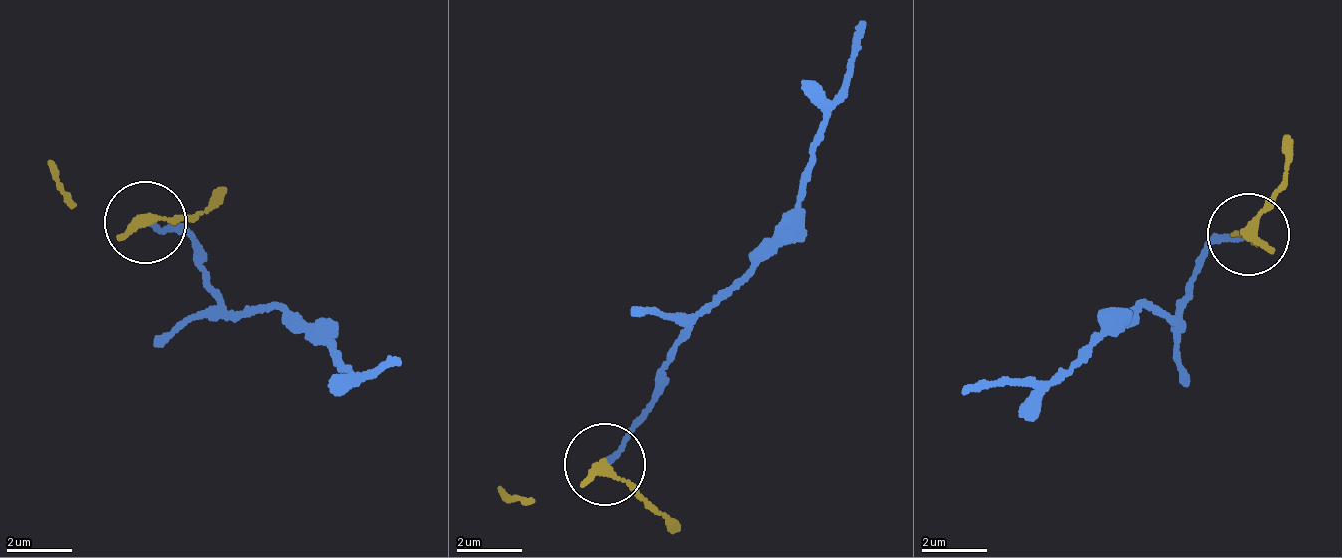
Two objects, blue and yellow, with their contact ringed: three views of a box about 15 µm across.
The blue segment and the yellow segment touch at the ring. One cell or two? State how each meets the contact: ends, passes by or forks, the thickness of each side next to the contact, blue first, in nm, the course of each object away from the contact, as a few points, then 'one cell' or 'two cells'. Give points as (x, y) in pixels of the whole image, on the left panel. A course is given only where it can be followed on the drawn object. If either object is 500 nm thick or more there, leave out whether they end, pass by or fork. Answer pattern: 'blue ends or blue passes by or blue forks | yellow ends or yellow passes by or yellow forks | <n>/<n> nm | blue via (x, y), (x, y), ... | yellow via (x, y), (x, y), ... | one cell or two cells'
blue ends | yellow ends | 150/320 nm | blue via (147, 222), (195, 240), (214, 303), (289, 314), (326, 347), (342, 369), (397, 367) | yellow via (147, 222), (119, 233), (70, 202), (51, 161) | one cell

